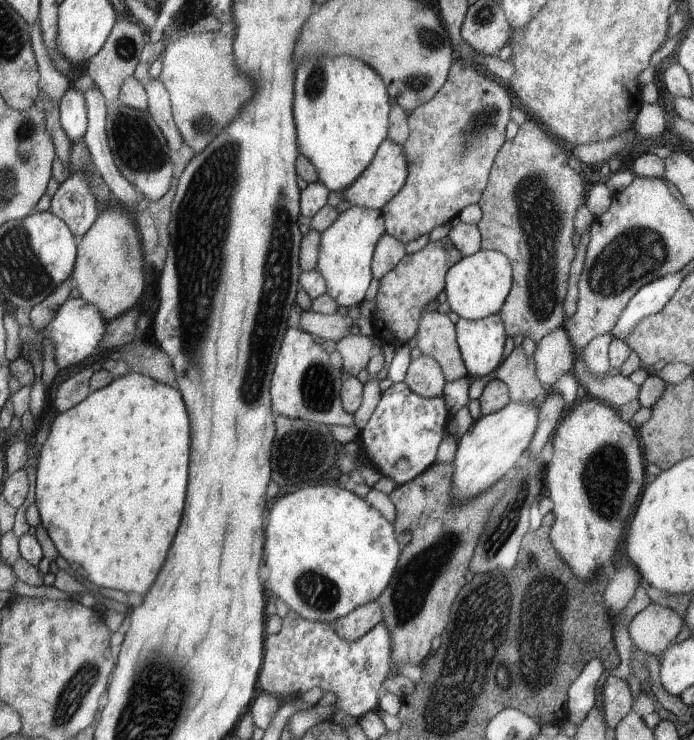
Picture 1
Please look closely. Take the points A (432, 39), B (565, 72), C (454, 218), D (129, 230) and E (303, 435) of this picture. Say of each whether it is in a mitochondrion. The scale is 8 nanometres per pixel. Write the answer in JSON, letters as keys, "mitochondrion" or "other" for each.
{"A":"mitochondrion","B":"other","C":"other","D":"other","E":"mitochondrion"}

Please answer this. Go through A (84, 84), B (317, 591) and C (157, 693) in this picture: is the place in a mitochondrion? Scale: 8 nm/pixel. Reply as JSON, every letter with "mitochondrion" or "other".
{"A":"other","B":"mitochondrion","C":"mitochondrion"}

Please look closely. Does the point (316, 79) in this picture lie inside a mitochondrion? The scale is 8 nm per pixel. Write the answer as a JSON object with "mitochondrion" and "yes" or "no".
{"mitochondrion":"yes"}

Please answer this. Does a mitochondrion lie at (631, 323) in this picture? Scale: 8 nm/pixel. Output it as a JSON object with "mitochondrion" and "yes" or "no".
{"mitochondrion":"no"}

